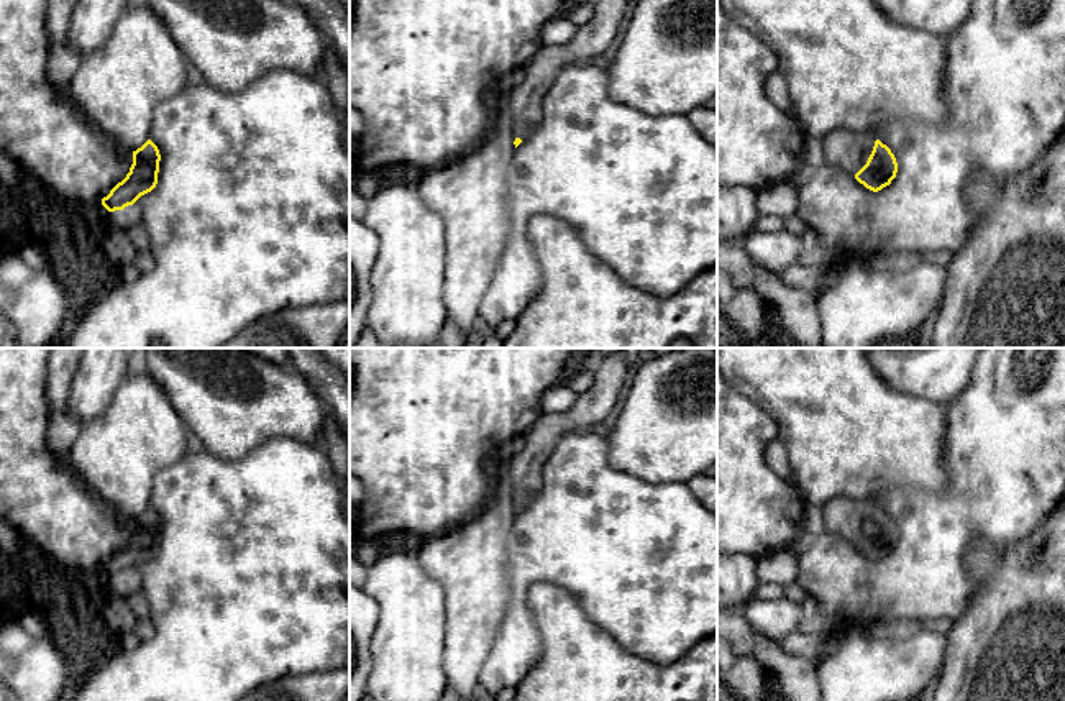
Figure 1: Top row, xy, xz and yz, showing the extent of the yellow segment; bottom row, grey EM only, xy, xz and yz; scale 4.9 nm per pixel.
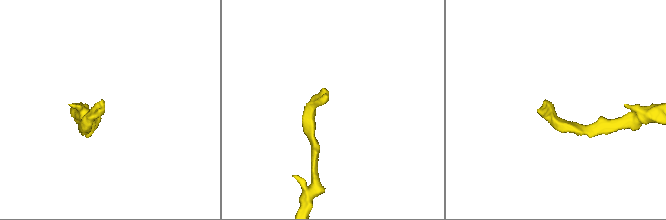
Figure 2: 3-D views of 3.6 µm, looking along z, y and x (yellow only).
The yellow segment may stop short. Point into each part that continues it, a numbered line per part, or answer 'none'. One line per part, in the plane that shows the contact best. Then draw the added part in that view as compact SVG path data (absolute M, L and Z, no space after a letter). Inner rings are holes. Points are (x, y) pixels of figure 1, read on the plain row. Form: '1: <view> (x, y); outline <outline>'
1: yz (849, 517); outline M832 497L820 507L814 509L812 514L819 527L857 542L866 532L875 509L876 506L870 501Z

